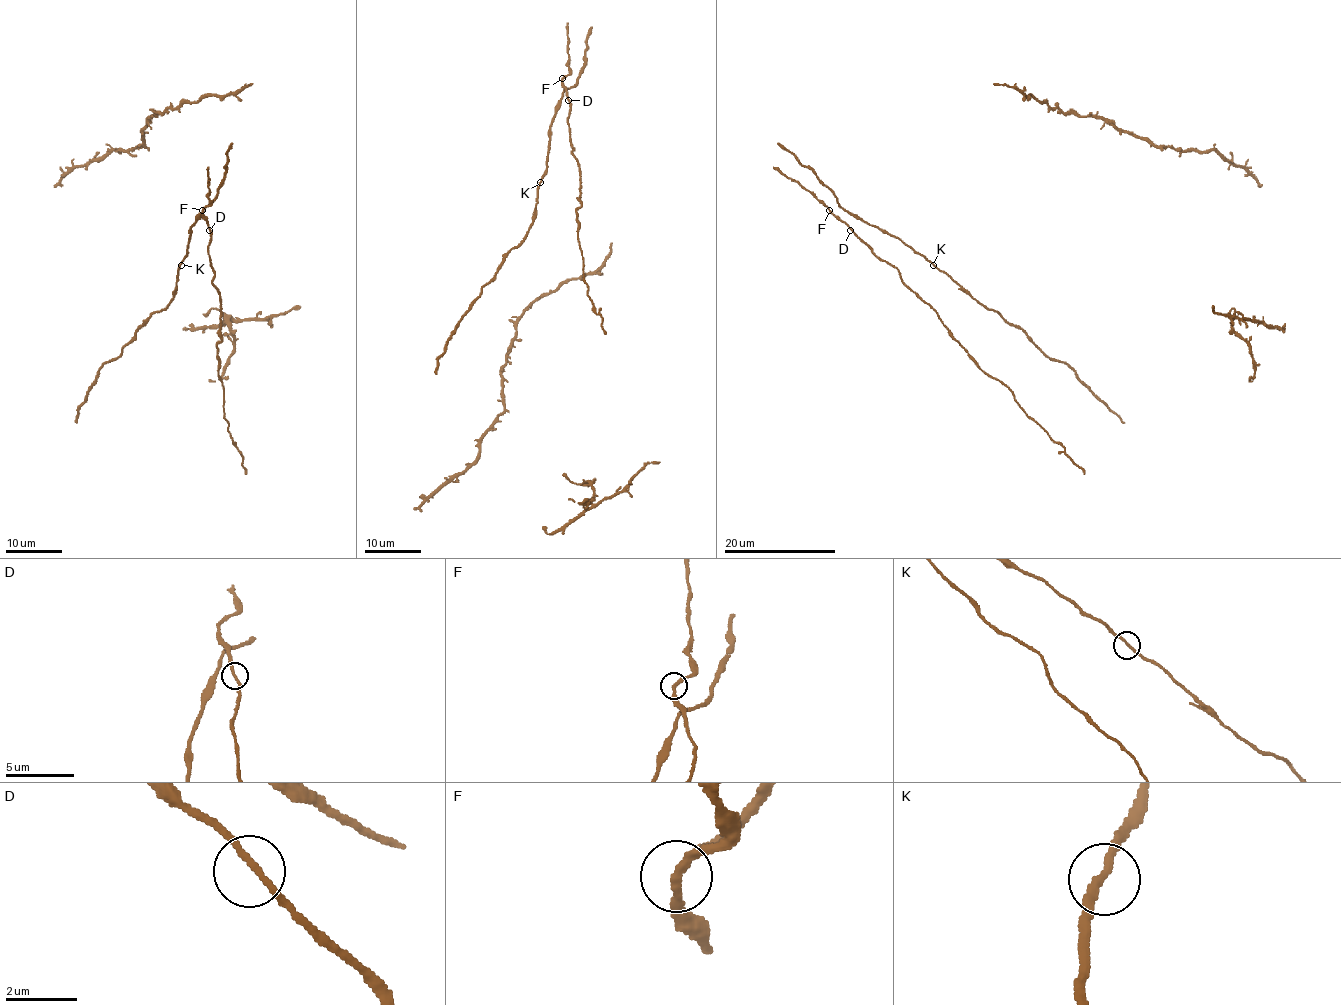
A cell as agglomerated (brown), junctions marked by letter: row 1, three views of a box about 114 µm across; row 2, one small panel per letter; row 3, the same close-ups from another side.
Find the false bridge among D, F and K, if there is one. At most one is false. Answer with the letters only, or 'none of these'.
none of these

